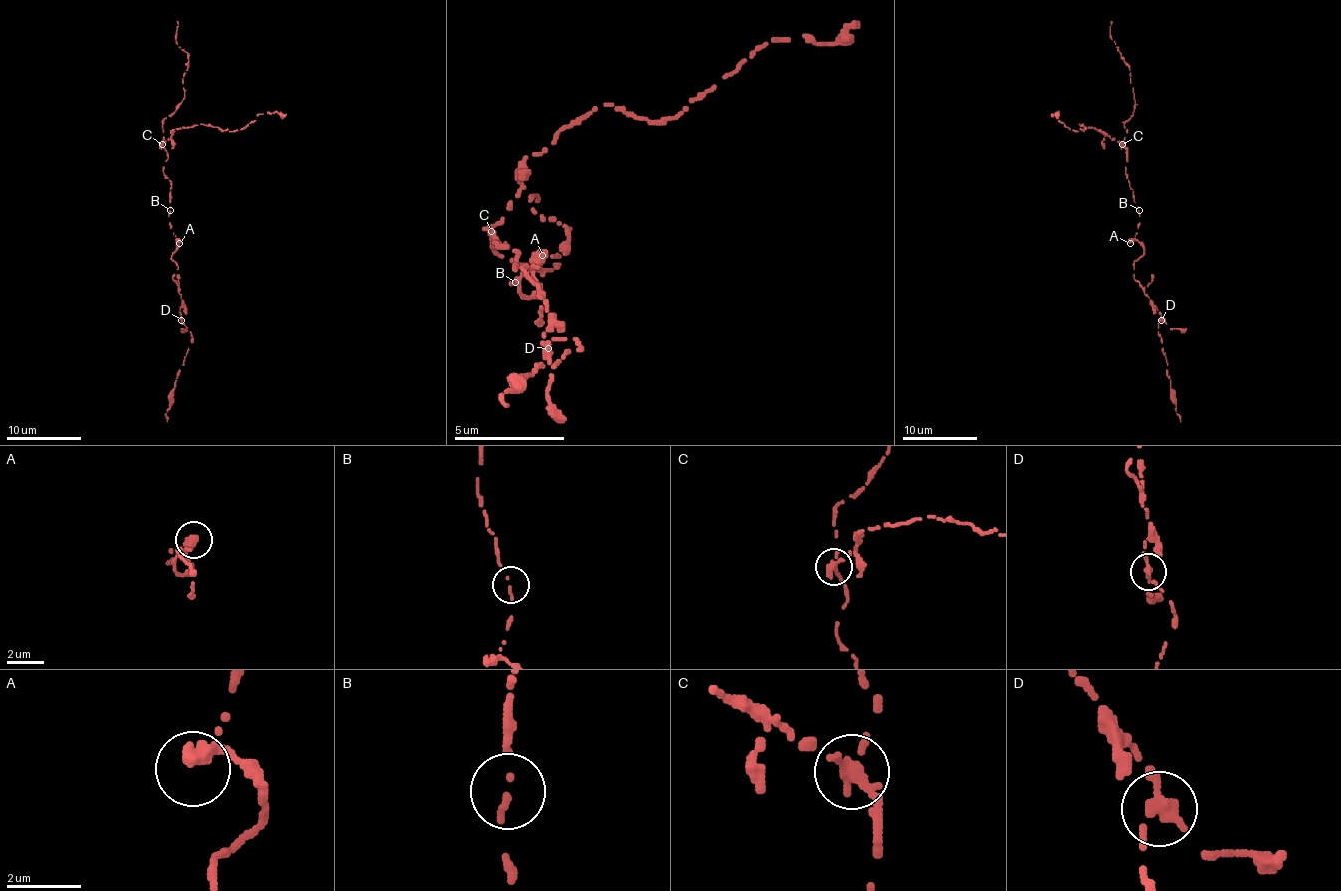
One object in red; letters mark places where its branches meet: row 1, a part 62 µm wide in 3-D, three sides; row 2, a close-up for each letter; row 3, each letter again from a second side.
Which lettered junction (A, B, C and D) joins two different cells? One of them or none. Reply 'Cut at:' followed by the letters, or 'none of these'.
Cut at: C

